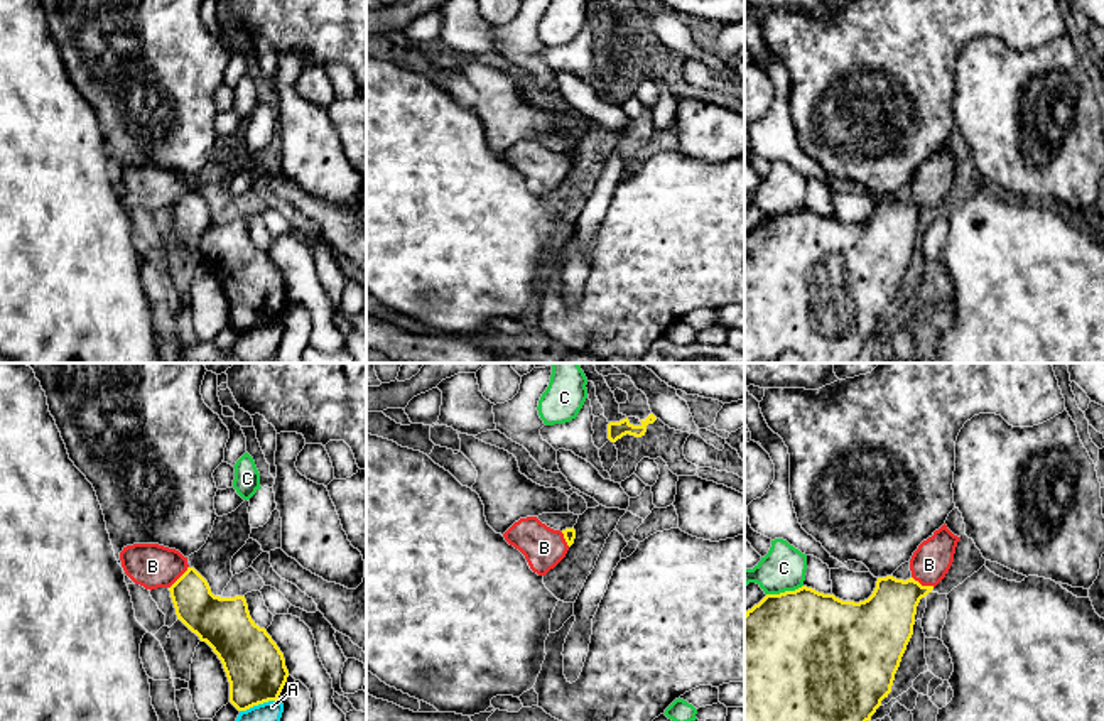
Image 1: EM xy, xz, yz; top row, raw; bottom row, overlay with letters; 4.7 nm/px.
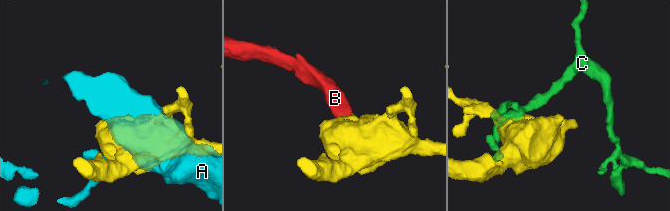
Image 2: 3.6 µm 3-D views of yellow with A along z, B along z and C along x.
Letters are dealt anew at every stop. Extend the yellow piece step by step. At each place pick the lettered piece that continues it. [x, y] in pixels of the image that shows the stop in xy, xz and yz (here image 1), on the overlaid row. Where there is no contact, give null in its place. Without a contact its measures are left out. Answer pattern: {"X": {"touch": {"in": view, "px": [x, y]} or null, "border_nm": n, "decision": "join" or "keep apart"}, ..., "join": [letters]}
{"A": {"touch": {"in": "xy", "px": [259, 703]}, "border_nm": 200, "decision": "keep apart"}, "B": {"touch": {"in": "yz", "px": [924, 586]}, "border_nm": 120, "decision": "join"}, "C": {"touch": {"in": "yz", "px": [785, 591]}, "border_nm": 180, "decision": "keep apart"}, "join": ["B"]}

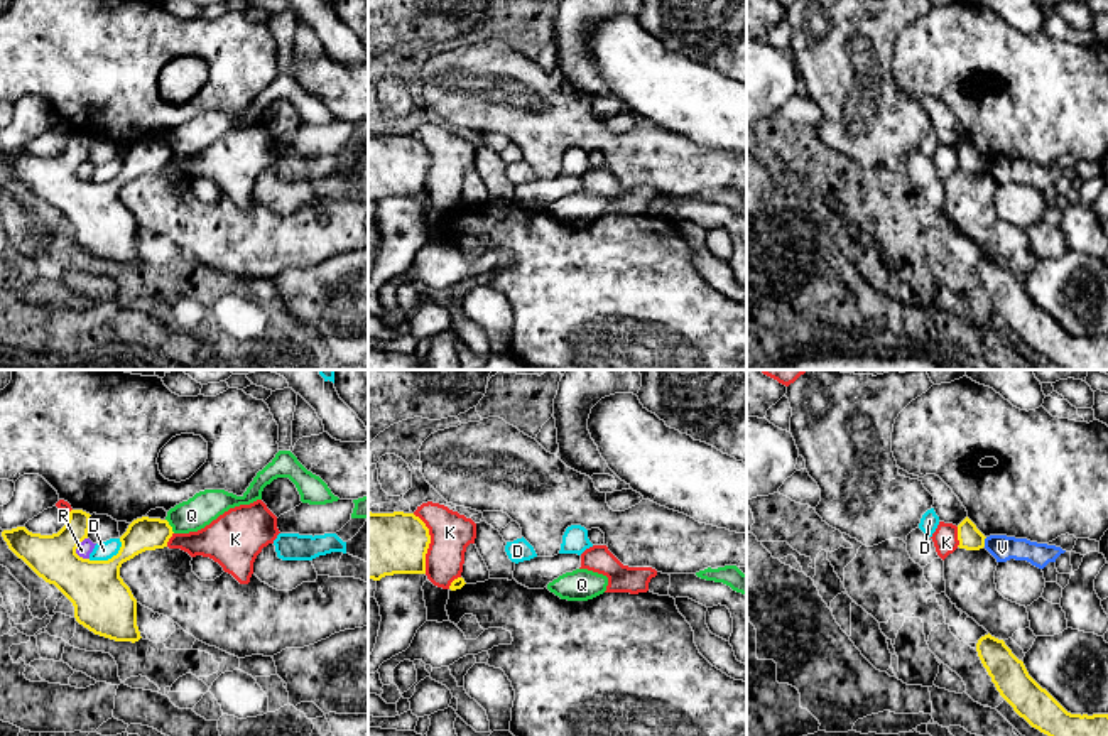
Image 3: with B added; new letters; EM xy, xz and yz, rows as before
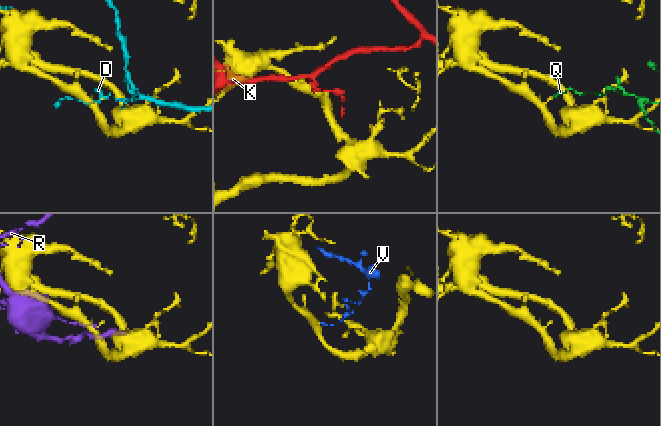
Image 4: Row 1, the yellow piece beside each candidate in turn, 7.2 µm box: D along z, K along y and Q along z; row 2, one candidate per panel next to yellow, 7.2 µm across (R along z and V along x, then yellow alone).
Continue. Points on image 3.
{"D": {"touch": {"in": "xy", "px": [108, 559]}, "border_nm": 190, "decision": "keep apart"}, "K": {"touch": {"in": "xz", "px": [429, 542]}, "border_nm": 300, "decision": "keep apart"}, "Q": {"touch": {"in": "xy", "px": [169, 525]}, "border_nm": 80, "decision": "keep apart"}, "R": {"touch": {"in": "xy", "px": [76, 547]}, "border_nm": 110, "decision": "keep apart"}, "V": {"touch": {"in": "yz", "px": [983, 542]}, "border_nm": 50, "decision": "keep apart"}, "join": []}

